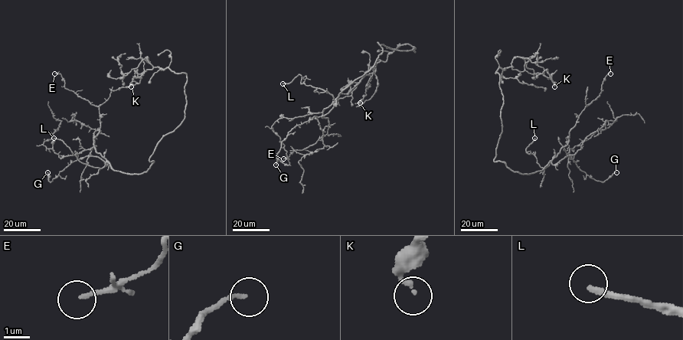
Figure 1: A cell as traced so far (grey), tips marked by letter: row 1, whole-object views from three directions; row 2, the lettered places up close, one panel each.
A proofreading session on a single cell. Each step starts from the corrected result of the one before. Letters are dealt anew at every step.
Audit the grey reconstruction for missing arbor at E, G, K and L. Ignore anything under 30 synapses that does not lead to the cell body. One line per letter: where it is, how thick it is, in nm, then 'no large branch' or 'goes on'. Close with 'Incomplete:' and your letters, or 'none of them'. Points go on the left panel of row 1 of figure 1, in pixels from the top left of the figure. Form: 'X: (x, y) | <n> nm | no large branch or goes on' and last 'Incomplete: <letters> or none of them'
E: (54, 73) | 150 nm | no large branch
G: (47, 172) | 140 nm | no large branch
K: (131, 86) | 170 nm | no large branch
L: (53, 138) | 240 nm | goes on
Incomplete: L

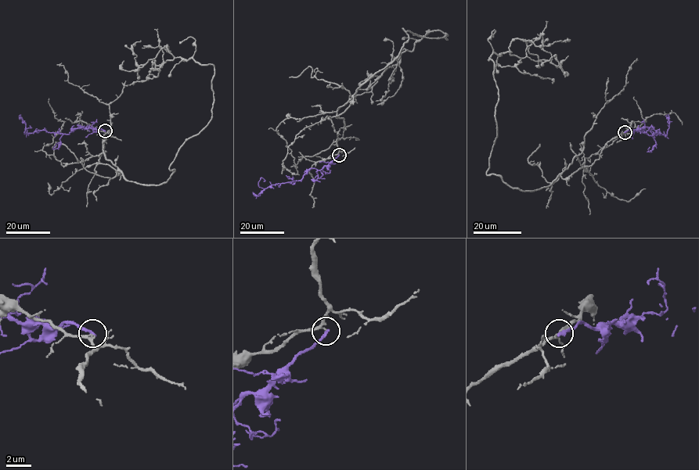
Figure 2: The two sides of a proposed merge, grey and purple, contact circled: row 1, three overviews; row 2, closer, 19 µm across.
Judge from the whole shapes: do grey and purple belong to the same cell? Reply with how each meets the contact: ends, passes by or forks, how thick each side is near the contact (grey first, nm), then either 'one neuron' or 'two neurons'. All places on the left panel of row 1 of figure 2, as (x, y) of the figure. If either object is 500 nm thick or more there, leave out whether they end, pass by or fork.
grey passes by; purple ends there; 180 nm thick on the grey side, 220 nm on the other; two neurons

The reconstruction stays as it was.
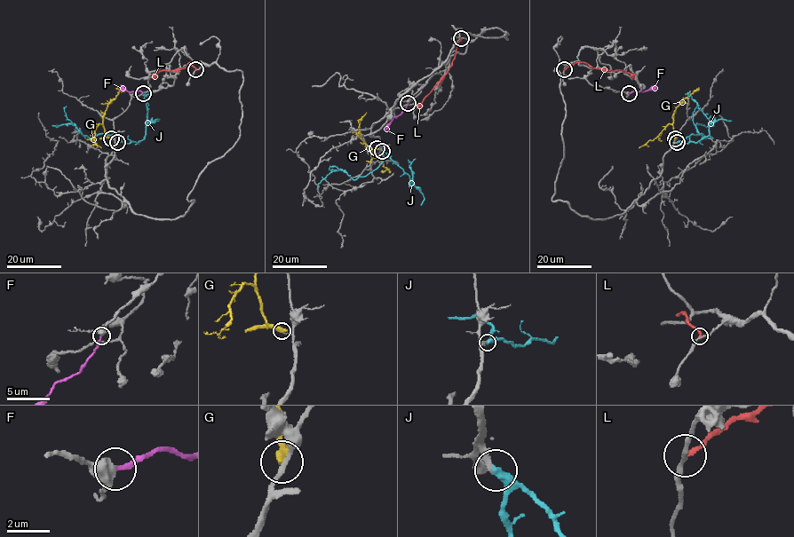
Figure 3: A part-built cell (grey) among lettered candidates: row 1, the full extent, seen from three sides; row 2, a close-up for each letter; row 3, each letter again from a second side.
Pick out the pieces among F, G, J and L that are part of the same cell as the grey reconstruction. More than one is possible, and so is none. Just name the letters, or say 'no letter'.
F, J

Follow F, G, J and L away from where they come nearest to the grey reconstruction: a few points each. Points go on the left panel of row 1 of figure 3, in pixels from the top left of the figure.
F: (143, 93), (129, 91), (121, 85)
G: (111, 138), (105, 132), (103, 115), (107, 105), (121, 90), (115, 89)
J: (117, 143), (118, 137), (115, 134), (100, 134), (89, 138), (74, 123), (52, 125)
L: (195, 69), (189, 62), (184, 68), (162, 70), (152, 78)

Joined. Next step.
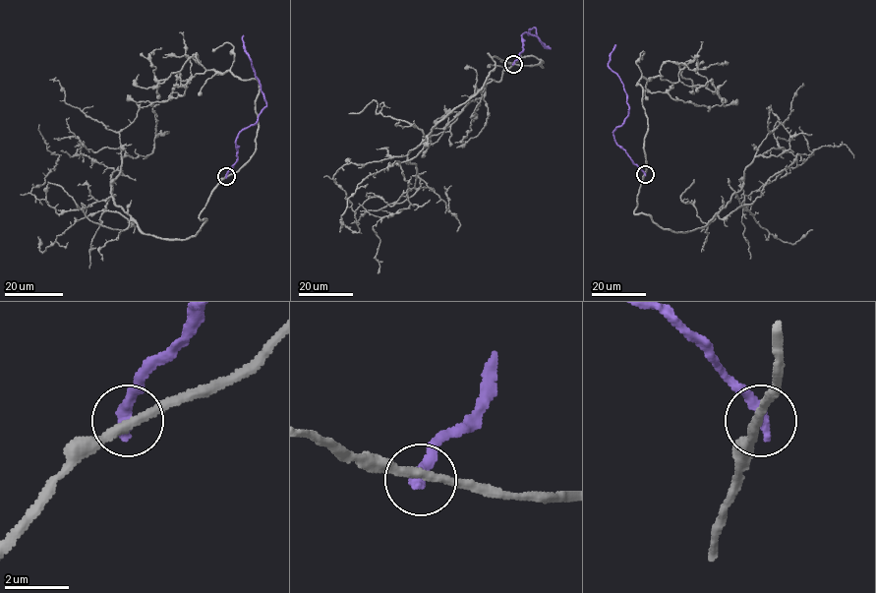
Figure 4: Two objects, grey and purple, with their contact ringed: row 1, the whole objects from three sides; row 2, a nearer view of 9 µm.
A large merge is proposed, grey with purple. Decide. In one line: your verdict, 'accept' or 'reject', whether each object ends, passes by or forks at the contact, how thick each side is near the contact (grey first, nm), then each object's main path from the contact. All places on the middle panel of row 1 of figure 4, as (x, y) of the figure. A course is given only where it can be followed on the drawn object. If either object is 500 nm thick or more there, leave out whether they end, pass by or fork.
reject; grey passes by; purple ends; calibres 280 and 420 nm; course grey (513, 64), (488, 53), (495, 67), (484, 85), (406, 154), (342, 165), (333, 177), (358, 232), (341, 219); course purple (513, 64), (523, 50), (525, 32), (550, 48), (539, 40), (534, 28), (528, 34)

